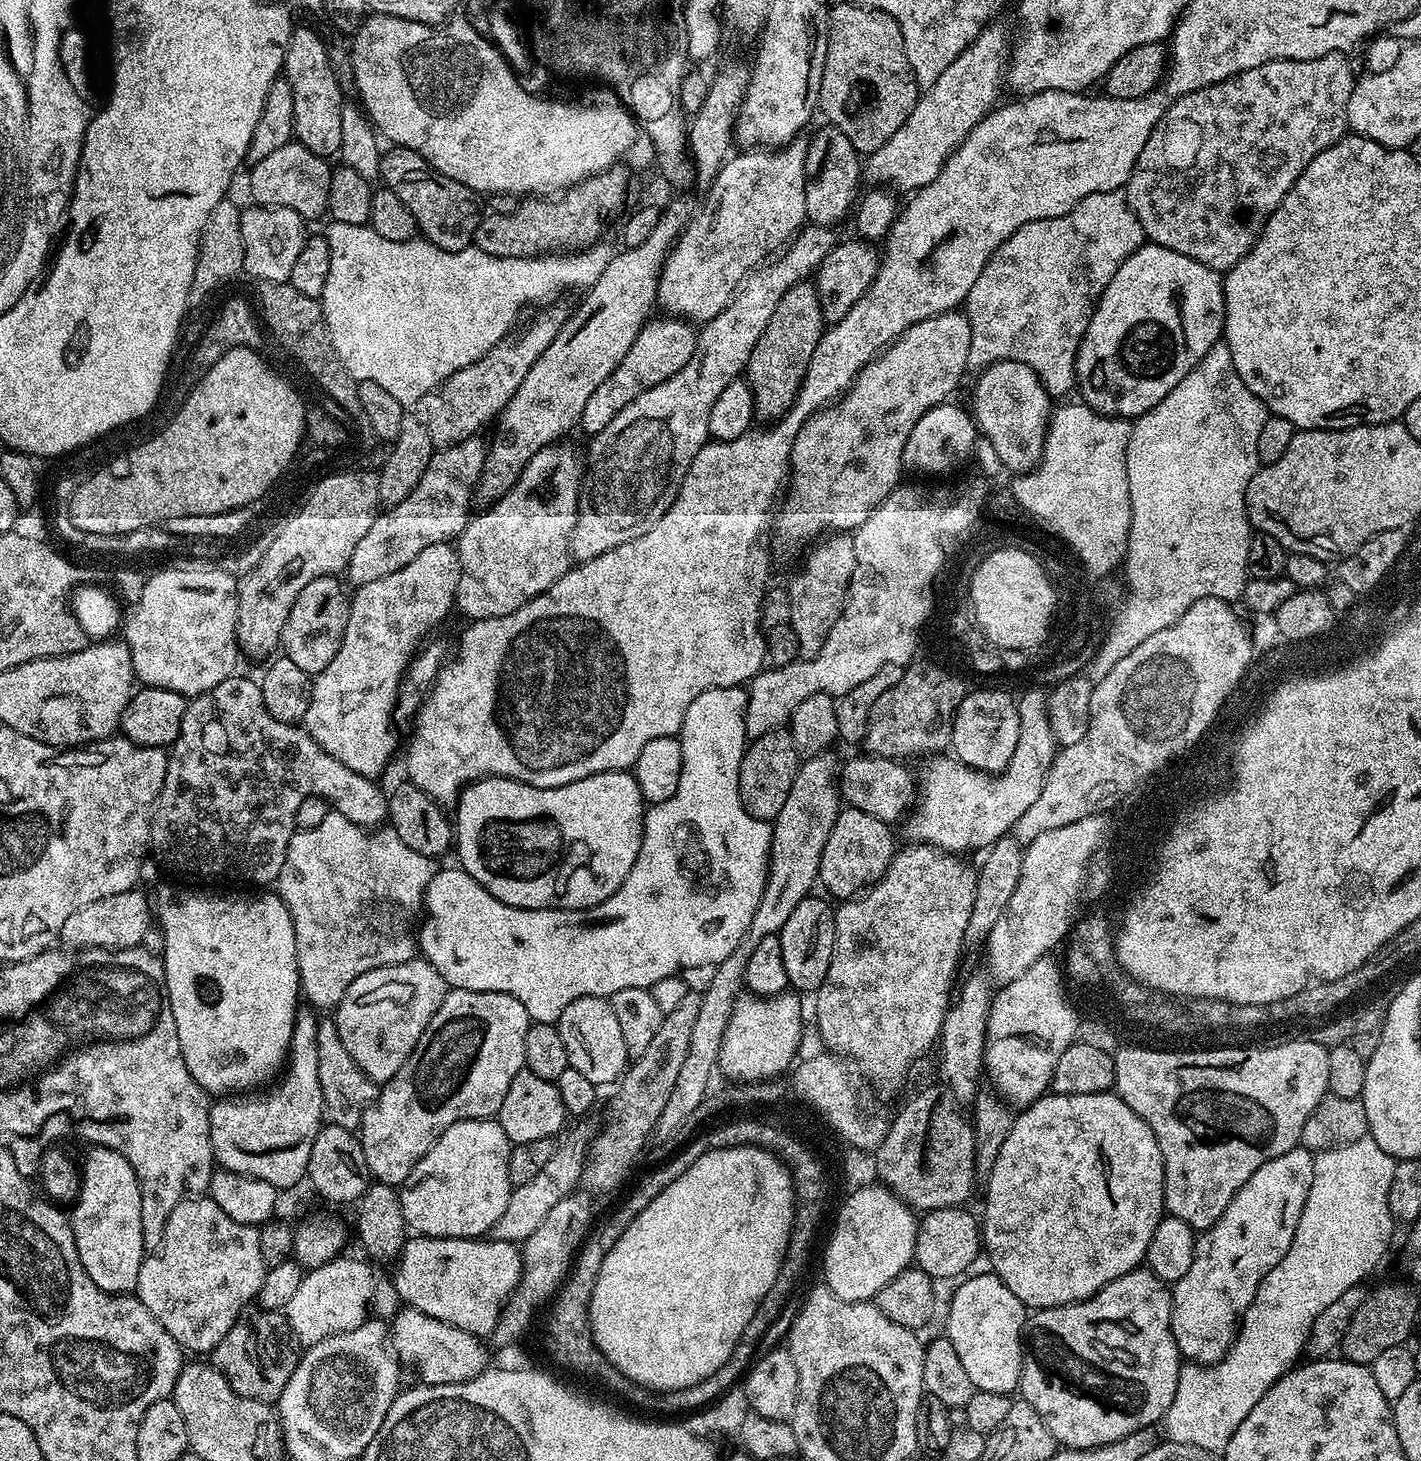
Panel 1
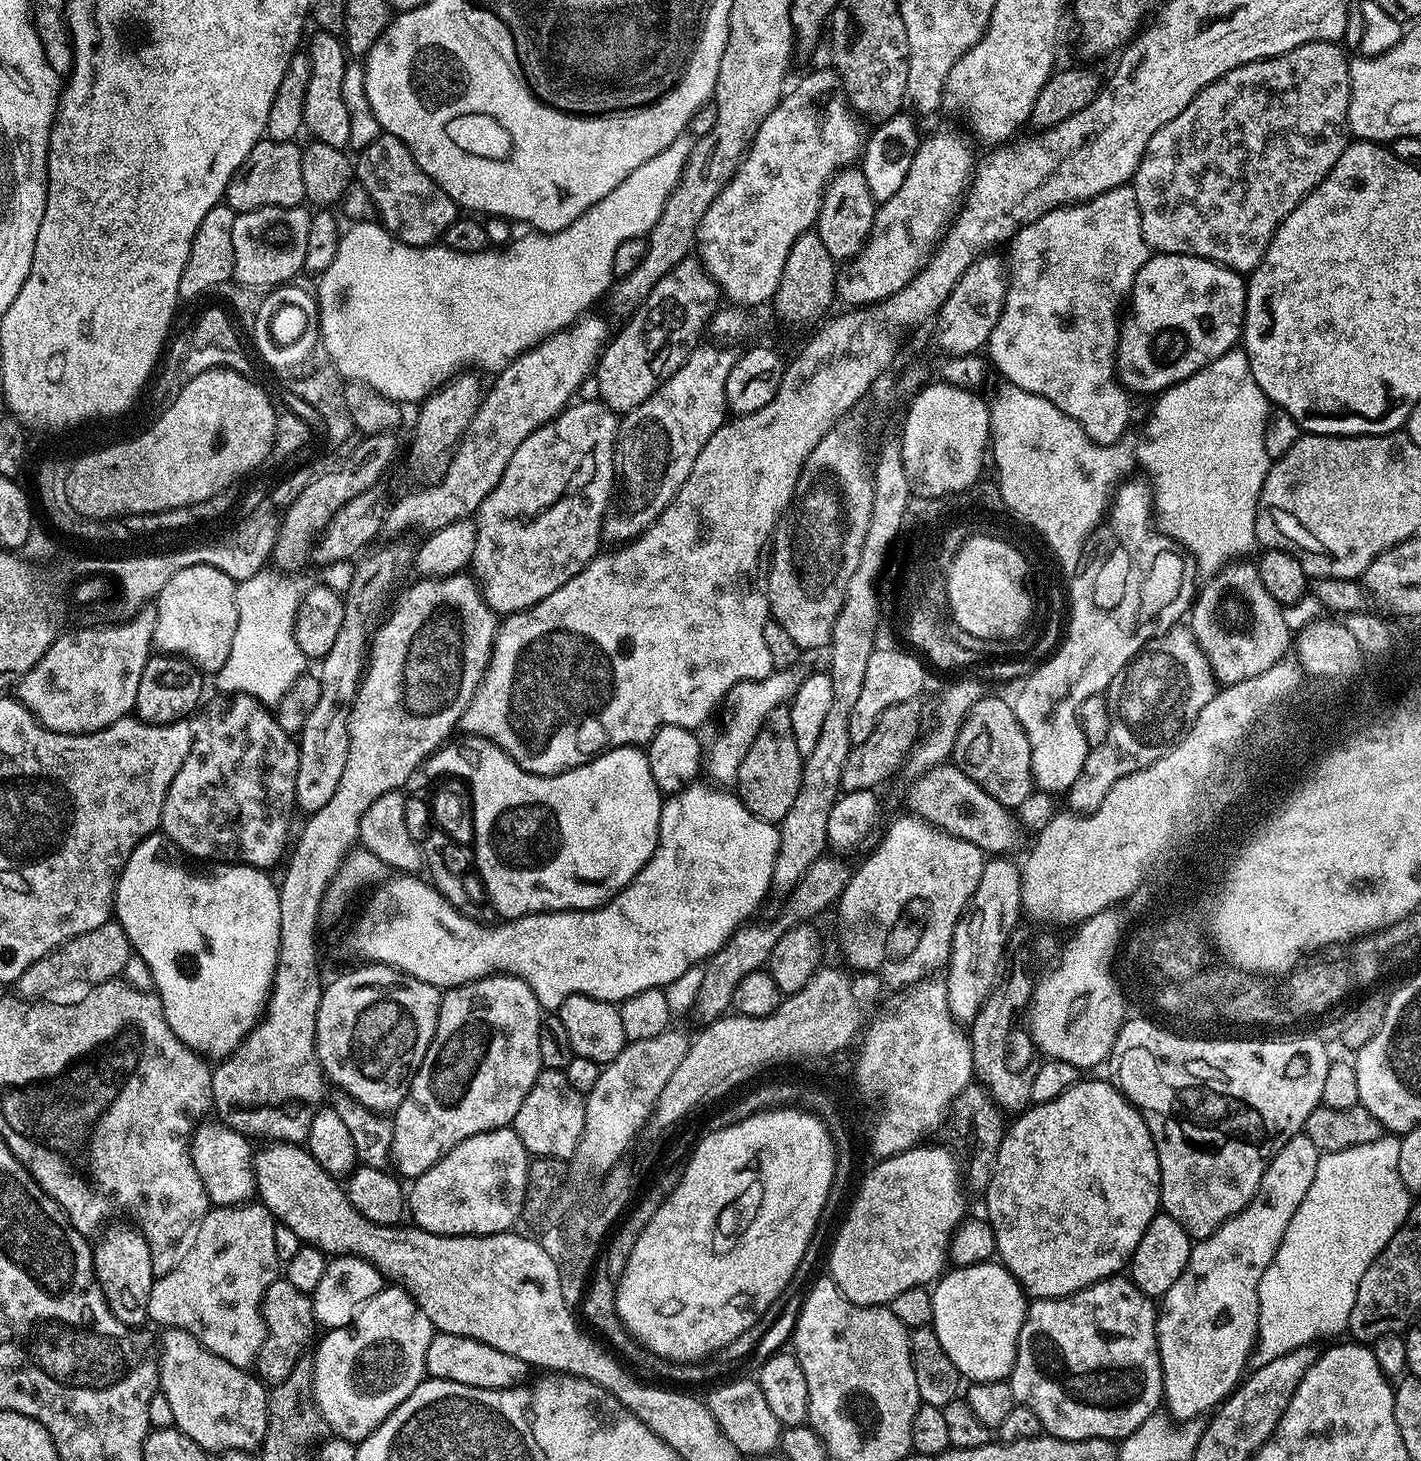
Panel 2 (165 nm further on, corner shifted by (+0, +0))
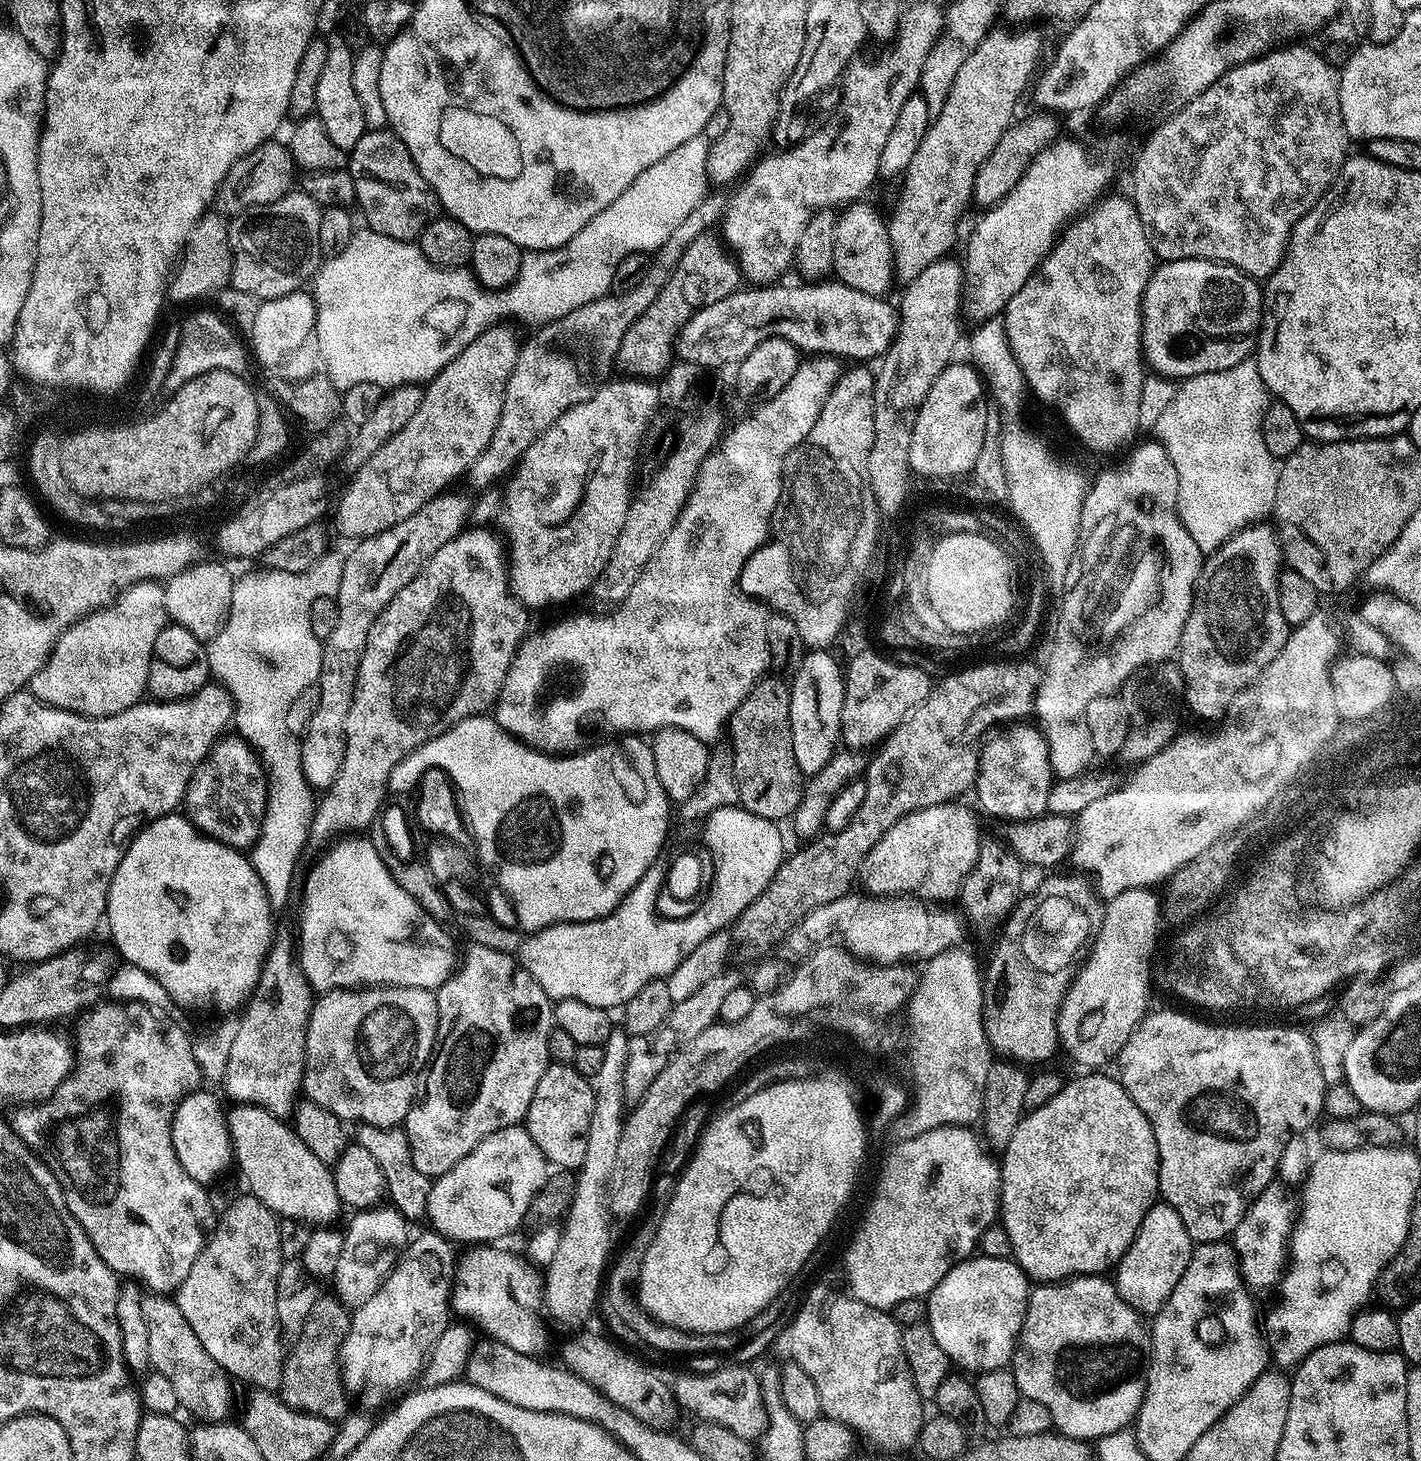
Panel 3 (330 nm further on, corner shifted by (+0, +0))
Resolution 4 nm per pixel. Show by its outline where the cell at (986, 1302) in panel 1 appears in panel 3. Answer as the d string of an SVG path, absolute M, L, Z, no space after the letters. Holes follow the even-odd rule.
M983 1254L973 1255L960 1264L956 1264L934 1286L934 1290L926 1297L926 1323L928 1329L938 1338L938 1346L946 1350L949 1361L953 1365L961 1364L972 1374L998 1370L1009 1367L1012 1357L1016 1355L1016 1345L1020 1338L1020 1331L1026 1318L1028 1309L1028 1293L1030 1281L1024 1275L1015 1260L1009 1258L990 1258Z

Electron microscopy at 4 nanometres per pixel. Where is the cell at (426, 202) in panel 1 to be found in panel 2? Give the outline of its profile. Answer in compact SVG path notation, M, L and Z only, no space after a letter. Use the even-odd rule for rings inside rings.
M382 134L378 138L374 138L374 142L370 142L370 146L359 149L354 160L354 176L372 199L379 223L402 242L419 248L435 245L450 225L458 219L458 205L452 201L450 194L446 194L446 190L442 190L442 186L433 182L430 174L426 174L422 170L422 166L418 166L418 162L414 162L410 150L398 138Z

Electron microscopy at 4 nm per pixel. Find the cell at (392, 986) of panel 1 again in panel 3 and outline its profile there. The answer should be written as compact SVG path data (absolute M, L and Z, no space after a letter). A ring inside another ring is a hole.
M370 986L365 990L337 990L334 992L326 992L323 993L313 1003L312 1013L308 1015L308 1027L304 1034L304 1076L302 1079L302 1092L307 1099L312 1100L318 1106L322 1106L327 1110L330 1114L334 1114L337 1116L339 1120L343 1120L345 1122L351 1122L351 1120L357 1120L355 1123L360 1126L367 1126L370 1128L394 1128L400 1125L403 1125L404 1119L406 1118L406 1114L411 1110L414 1101L418 1096L418 1085L422 1080L422 1073L427 1069L433 1055L434 1049L438 1044L438 1031L436 1032L436 1027L441 1027L442 1022L438 1018L438 1002L436 1001L435 991L431 988L397 988L395 986Z

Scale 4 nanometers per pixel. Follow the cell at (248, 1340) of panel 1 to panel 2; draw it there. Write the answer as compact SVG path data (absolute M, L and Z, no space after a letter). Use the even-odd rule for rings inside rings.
M277 1278L268 1287L264 1295L264 1302L260 1305L260 1315L263 1316L264 1325L268 1328L268 1336L260 1347L254 1368L259 1379L265 1385L271 1386L282 1382L282 1378L288 1377L290 1370L294 1370L297 1362L307 1353L304 1351L307 1350L308 1343L310 1343L309 1348L313 1343L318 1332L318 1325L316 1316L312 1312L311 1295L290 1286L287 1278Z

